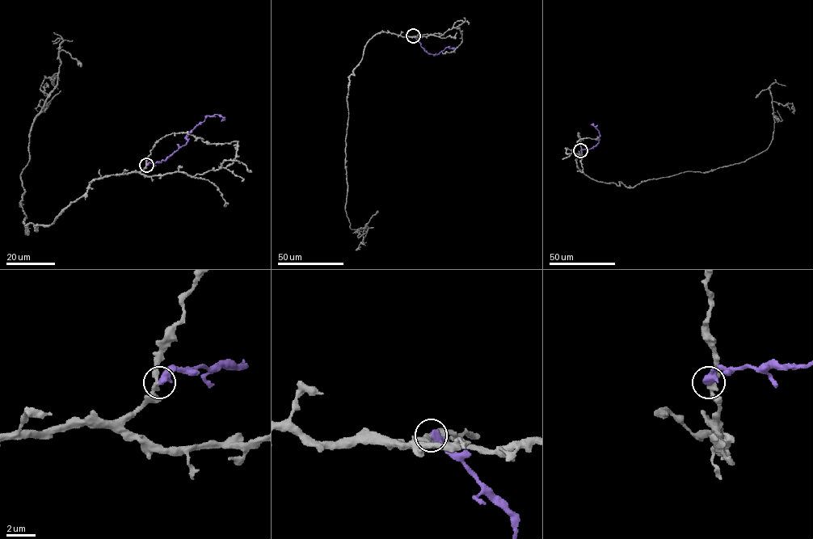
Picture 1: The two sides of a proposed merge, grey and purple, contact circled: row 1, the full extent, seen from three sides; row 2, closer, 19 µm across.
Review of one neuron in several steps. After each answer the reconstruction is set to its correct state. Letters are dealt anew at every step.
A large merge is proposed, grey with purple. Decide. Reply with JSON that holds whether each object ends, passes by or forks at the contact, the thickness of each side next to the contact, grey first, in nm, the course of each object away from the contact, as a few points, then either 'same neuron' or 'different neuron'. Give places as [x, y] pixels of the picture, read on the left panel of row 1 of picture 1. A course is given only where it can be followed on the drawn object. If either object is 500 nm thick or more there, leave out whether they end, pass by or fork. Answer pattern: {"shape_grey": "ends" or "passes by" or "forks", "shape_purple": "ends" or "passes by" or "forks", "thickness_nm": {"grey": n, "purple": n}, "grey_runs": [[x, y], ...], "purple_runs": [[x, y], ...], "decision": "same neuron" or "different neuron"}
{"thickness_nm": {"grey": 360, "purple": 550}, "grey_runs": [[146, 165], [96, 178], [52, 224], [30, 223], [26, 233], [20, 177], [58, 74], [43, 91], [46, 82]], "purple_runs": [[147, 165], [164, 161], [185, 144], [187, 135], [208, 115], [218, 115], [222, 120], [224, 117]], "decision": "different neuron"}

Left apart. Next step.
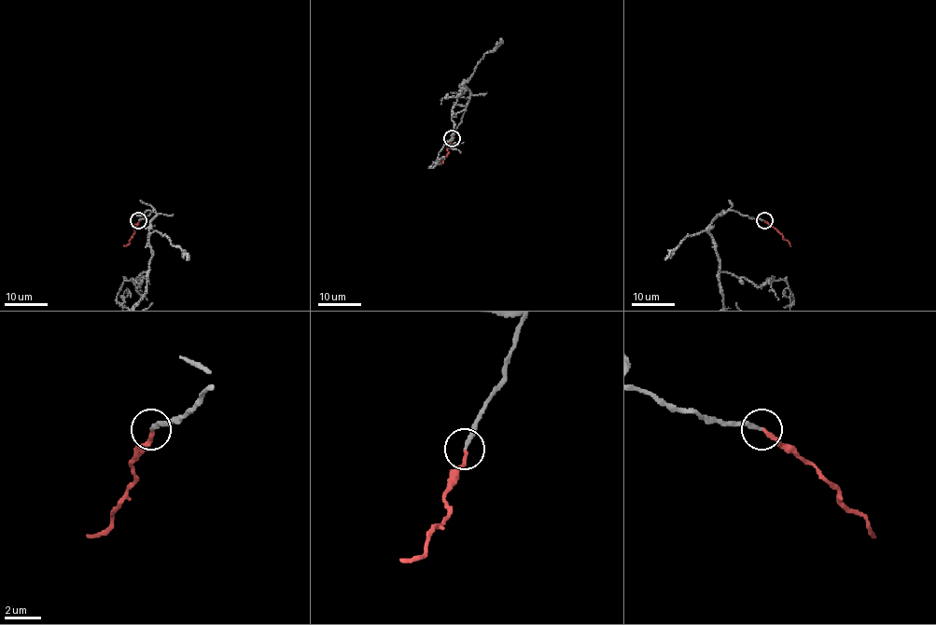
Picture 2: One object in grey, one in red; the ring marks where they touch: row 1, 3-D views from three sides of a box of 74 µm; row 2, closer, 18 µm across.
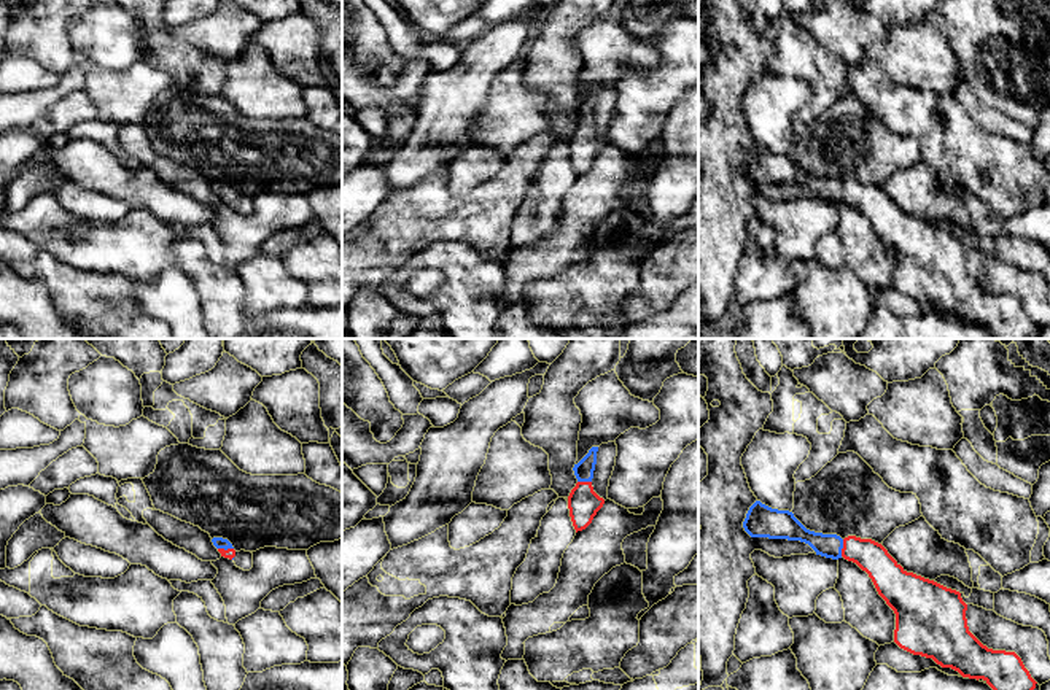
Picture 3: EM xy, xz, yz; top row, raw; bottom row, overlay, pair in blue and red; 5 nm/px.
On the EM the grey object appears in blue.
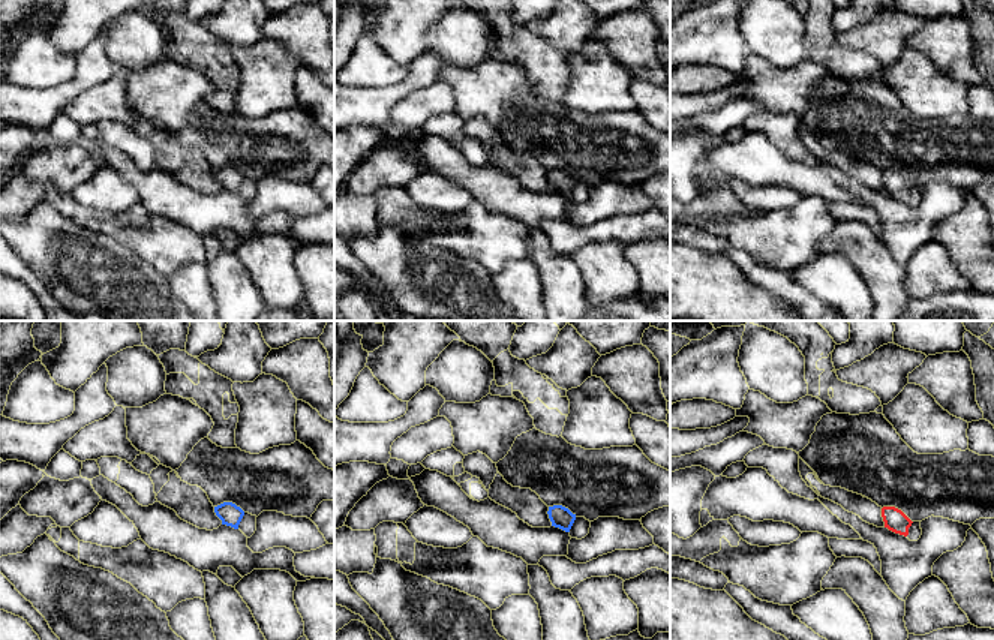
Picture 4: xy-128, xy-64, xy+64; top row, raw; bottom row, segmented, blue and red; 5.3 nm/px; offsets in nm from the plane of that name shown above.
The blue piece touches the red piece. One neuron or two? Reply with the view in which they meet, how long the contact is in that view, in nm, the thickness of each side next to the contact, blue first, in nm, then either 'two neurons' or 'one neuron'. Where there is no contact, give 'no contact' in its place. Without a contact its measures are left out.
yz | 90 nm | 120/160 nm | one neuron

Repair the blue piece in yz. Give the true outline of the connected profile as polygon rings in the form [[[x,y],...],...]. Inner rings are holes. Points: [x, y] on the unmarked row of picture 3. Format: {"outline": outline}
{"outline": [[[760,145],[749,151],[743,172],[751,181],[800,184],[816,199],[856,207],[894,254],[894,286],[900,293],[932,302],[962,321],[983,323],[996,339],[1031,339],[1036,332],[1015,296],[988,293],[969,275],[967,248],[959,235],[907,216],[881,188],[810,175],[792,156]]]}

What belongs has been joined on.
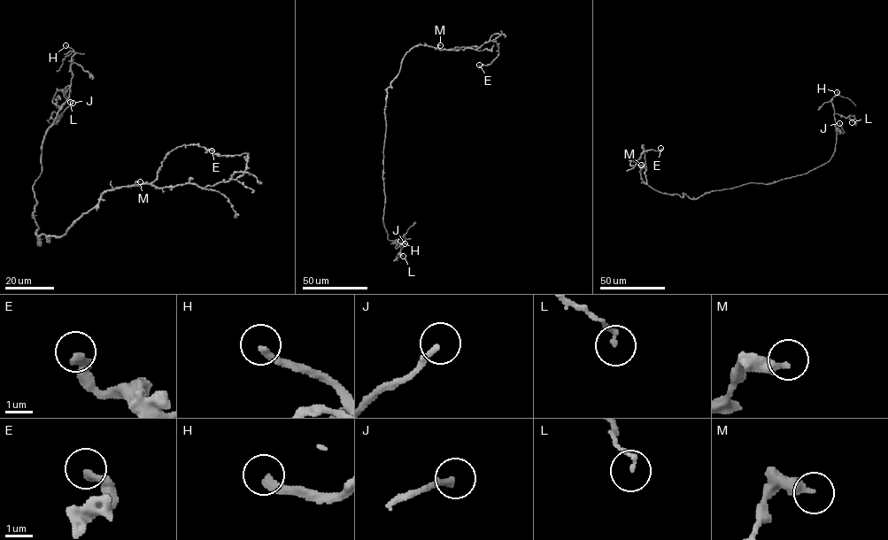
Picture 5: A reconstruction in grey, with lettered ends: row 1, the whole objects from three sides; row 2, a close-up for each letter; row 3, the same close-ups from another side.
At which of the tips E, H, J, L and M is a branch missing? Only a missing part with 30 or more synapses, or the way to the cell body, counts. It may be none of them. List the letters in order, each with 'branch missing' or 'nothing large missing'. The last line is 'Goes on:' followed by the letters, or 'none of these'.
E: nothing large missing
H: branch missing
J: nothing large missing
L: nothing large missing
M: nothing large missing
Goes on: H

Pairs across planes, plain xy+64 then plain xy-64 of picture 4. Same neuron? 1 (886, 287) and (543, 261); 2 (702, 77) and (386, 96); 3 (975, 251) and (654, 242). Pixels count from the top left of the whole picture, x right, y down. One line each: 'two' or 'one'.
1: one
2: two
3: one

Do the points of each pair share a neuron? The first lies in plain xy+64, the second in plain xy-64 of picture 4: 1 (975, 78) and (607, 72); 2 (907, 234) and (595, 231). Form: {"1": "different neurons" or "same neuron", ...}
{"1": "different neurons", "2": "different neurons"}

